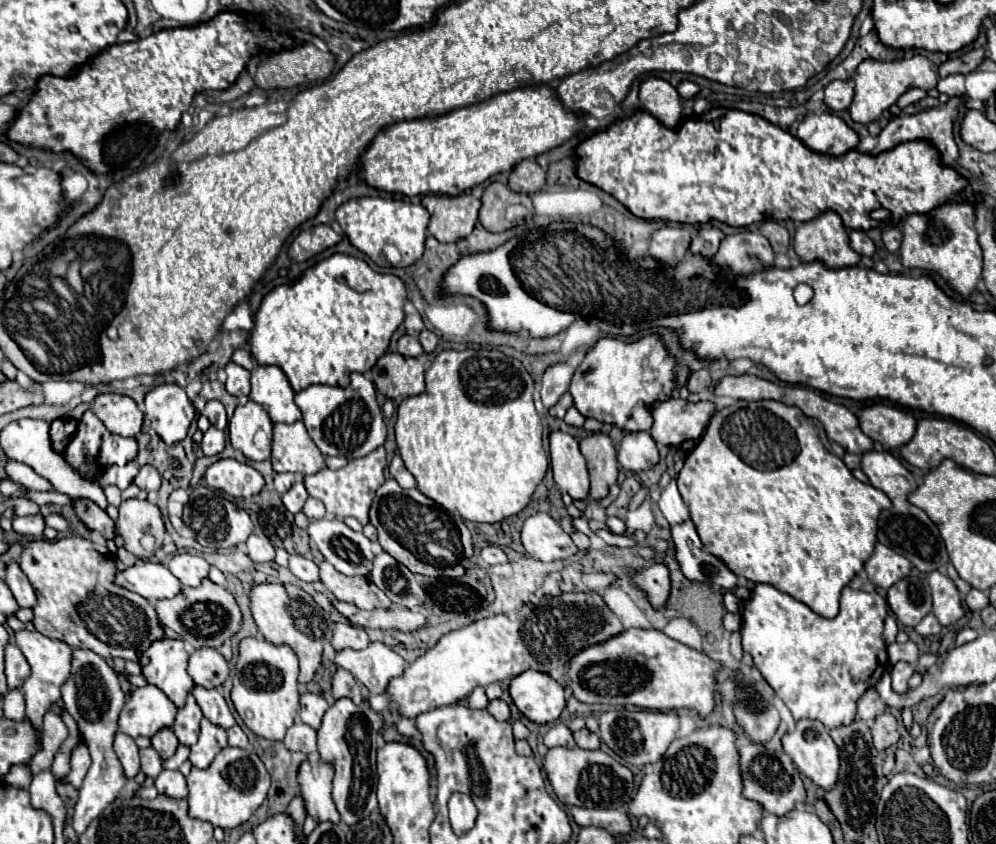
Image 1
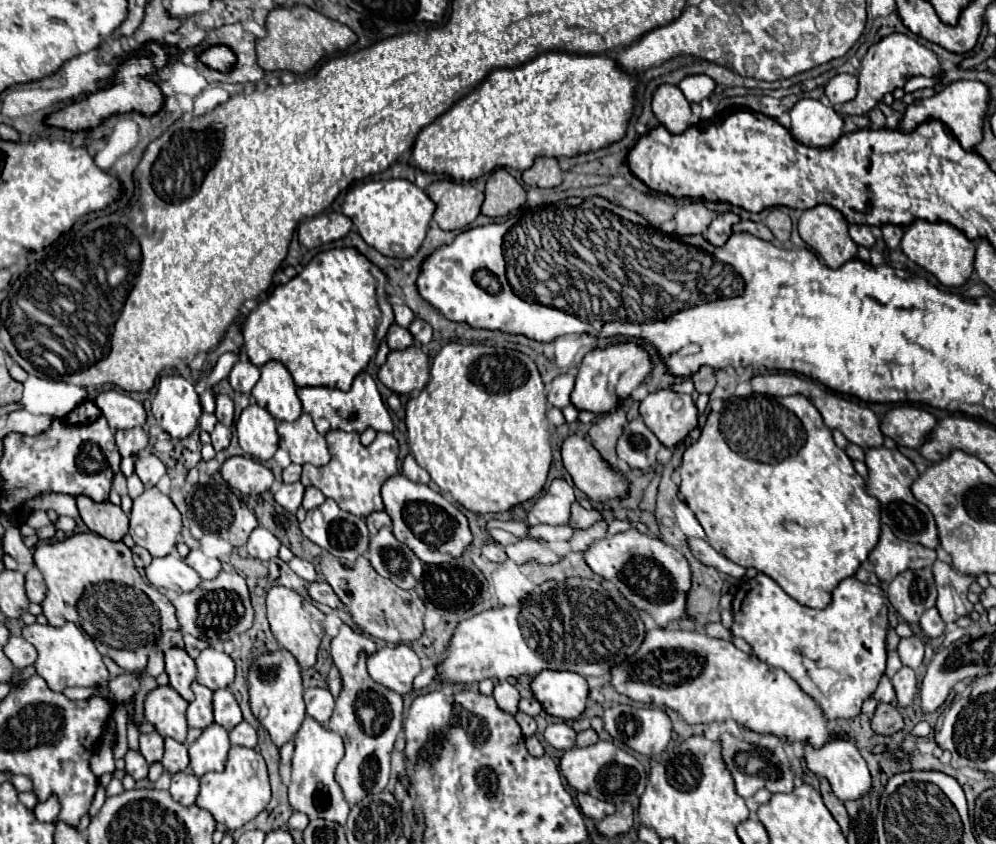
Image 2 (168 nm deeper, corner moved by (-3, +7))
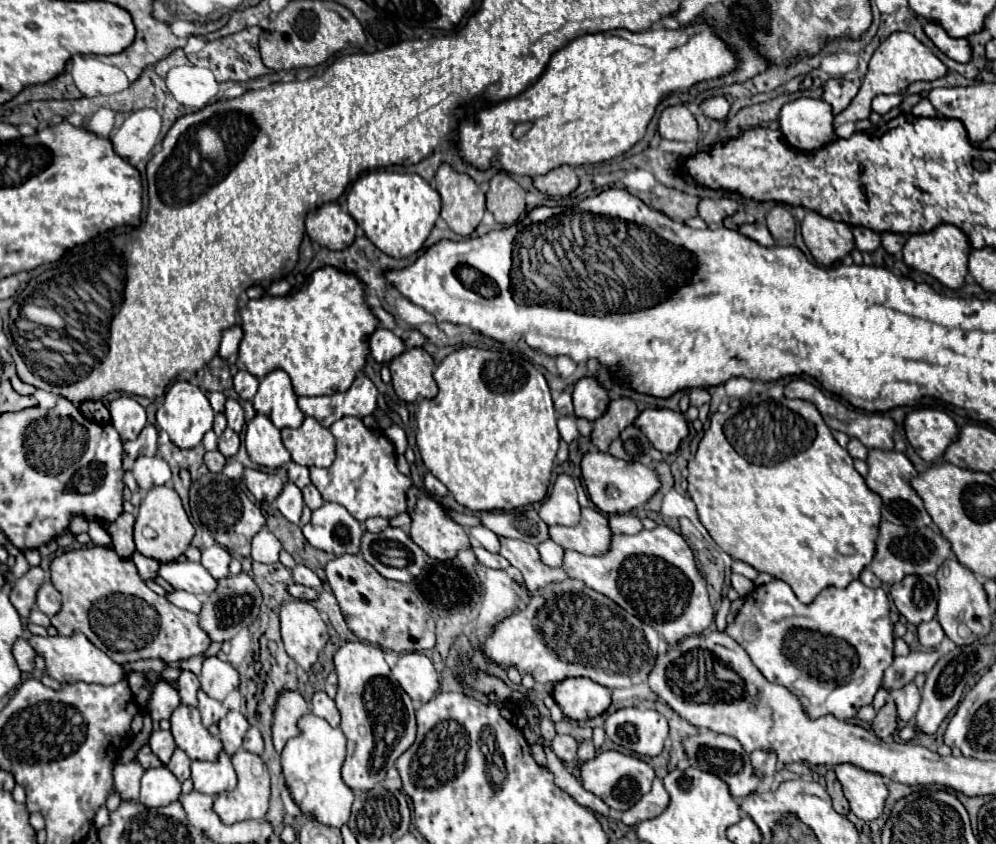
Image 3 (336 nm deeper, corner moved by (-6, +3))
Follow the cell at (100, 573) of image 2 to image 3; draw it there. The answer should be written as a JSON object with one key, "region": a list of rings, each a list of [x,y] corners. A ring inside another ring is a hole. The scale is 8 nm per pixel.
{"region":[[[87,545],[65,551],[51,561],[51,583],[63,595],[61,611],[51,617],[59,635],[81,631],[115,663],[125,665],[139,659],[181,661],[205,653],[209,637],[201,631],[197,615],[175,607],[153,593],[137,573],[131,559],[119,557],[111,547]]]}

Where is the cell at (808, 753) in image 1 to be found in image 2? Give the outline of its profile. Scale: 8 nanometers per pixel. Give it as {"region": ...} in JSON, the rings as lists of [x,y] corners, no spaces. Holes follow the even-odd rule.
{"region":[[[834,739],[830,743],[826,743],[820,749],[814,749],[810,745],[804,747],[806,753],[806,763],[810,767],[812,773],[816,773],[818,777],[826,777],[832,785],[834,795],[840,801],[854,801],[854,799],[862,799],[862,795],[868,795],[872,791],[872,777],[868,771],[866,761],[862,759],[858,747],[848,741],[848,739]]]}

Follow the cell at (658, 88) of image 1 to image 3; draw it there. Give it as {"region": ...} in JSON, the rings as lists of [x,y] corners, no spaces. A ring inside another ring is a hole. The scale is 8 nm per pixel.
{"region":[[[669,105],[659,117],[659,135],[673,141],[695,141],[697,121],[685,105]]]}

